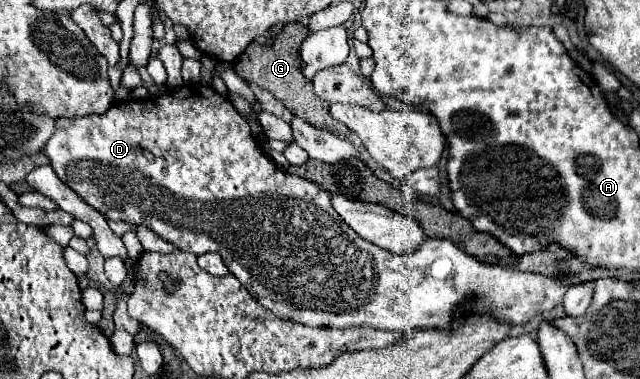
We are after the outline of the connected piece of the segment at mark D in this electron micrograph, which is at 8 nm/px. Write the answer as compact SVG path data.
M187 84L177 90L167 92L165 96L159 98L147 98L147 100L127 100L127 102L115 102L105 114L87 114L83 118L57 118L57 130L51 136L51 140L45 146L45 156L51 160L53 170L57 176L71 188L75 190L89 206L99 210L101 214L107 216L107 220L121 220L127 224L135 226L147 226L153 230L157 236L163 240L171 242L175 248L191 254L205 254L205 252L217 252L229 272L239 278L239 282L249 290L249 294L259 300L267 310L271 310L275 316L283 320L293 320L301 322L307 326L333 326L333 328L353 328L353 326L373 326L377 330L389 330L389 332L407 332L407 330L423 330L423 328L447 328L451 322L453 308L465 300L465 296L475 296L475 310L489 312L493 310L497 316L507 318L511 324L525 324L533 320L535 316L543 312L551 312L565 294L565 284L569 284L567 276L565 278L549 278L541 274L531 274L531 272L519 272L519 270L509 270L505 266L493 266L479 262L477 258L465 254L459 250L453 242L449 240L433 240L427 238L421 244L421 250L413 250L405 256L391 254L387 250L381 250L379 246L369 244L363 240L359 234L355 234L343 218L333 210L331 206L331 194L327 190L321 190L321 186L301 178L287 174L279 170L271 160L267 160L257 146L257 142L251 136L249 124L239 116L239 112L233 108L233 104L217 94L213 88L203 86L203 84Z

